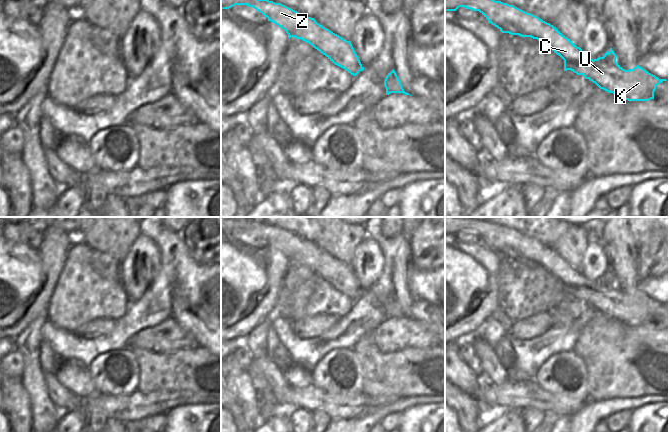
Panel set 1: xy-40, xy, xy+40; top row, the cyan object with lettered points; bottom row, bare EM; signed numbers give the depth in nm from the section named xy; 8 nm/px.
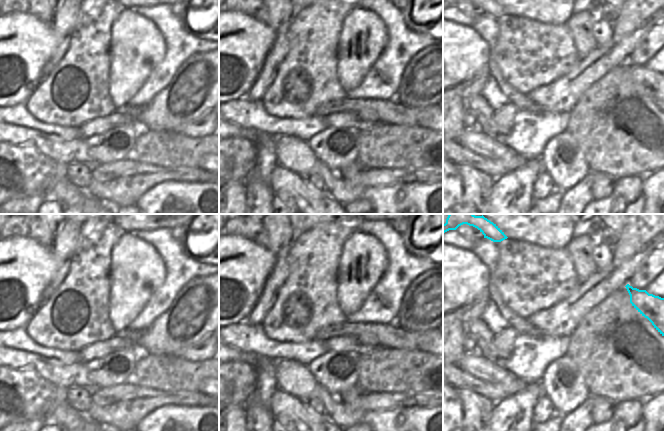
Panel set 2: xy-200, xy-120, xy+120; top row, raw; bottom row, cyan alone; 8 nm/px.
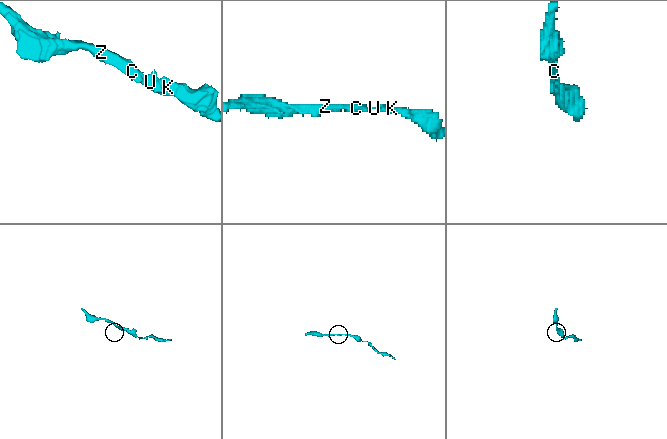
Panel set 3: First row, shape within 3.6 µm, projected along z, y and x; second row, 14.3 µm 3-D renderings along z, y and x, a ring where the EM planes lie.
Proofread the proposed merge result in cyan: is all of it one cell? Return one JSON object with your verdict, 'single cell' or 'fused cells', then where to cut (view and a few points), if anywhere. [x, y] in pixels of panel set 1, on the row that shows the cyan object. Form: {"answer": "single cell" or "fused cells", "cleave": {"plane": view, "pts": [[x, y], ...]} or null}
{"answer": "single cell", "cleave": null}

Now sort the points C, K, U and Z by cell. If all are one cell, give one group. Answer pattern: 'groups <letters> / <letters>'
groups C K U Z

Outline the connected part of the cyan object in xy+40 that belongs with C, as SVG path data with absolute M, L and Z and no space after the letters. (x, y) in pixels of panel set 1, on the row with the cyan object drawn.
M445 0L445 11L456 11L459 7L479 11L488 20L488 23L497 27L502 33L537 39L564 60L564 71L571 70L577 75L583 75L600 89L613 93L630 102L654 99L656 86L663 81L667 81L666 79L659 79L639 65L633 69L623 69L616 62L616 54L612 48L603 57L593 60L580 47L577 47L570 39L565 37L556 27L513 5L495 0Z

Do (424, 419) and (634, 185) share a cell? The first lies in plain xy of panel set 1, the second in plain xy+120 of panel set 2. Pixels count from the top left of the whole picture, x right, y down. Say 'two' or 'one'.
two

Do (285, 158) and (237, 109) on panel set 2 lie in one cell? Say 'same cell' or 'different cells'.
different cells

